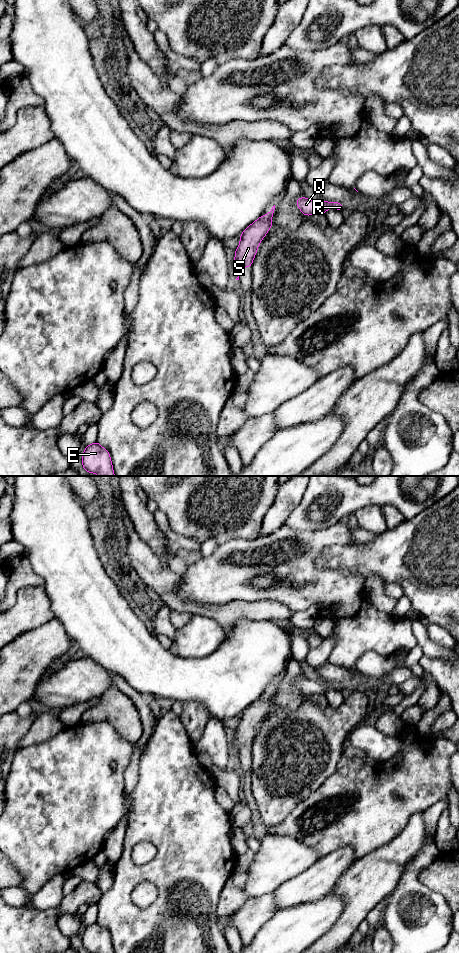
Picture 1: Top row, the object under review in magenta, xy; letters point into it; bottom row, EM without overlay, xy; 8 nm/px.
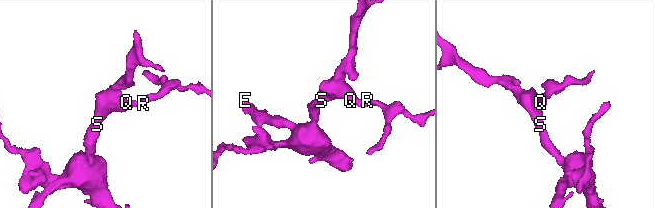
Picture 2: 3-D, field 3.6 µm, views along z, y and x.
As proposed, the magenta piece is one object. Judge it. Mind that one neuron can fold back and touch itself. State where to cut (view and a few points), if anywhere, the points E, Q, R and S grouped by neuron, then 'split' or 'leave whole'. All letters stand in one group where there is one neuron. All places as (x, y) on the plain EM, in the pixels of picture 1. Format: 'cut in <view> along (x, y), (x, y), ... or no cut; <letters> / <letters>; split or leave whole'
no cut; E Q R S; leave whole

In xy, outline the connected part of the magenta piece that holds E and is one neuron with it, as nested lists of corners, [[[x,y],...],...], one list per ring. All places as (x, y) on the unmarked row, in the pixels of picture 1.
[[[98,921],[84,928],[81,940],[87,953],[114,953],[110,933]]]

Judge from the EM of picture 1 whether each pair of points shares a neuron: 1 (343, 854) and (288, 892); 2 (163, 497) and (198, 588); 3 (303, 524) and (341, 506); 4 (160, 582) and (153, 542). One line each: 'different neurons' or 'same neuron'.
1: same neuron
2: different neurons
3: same neuron
4: different neurons

